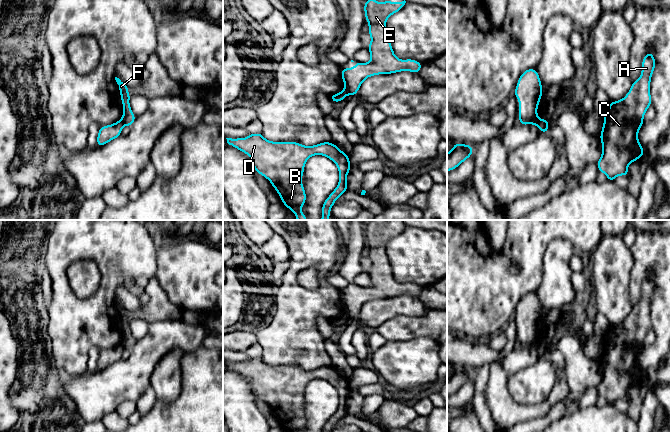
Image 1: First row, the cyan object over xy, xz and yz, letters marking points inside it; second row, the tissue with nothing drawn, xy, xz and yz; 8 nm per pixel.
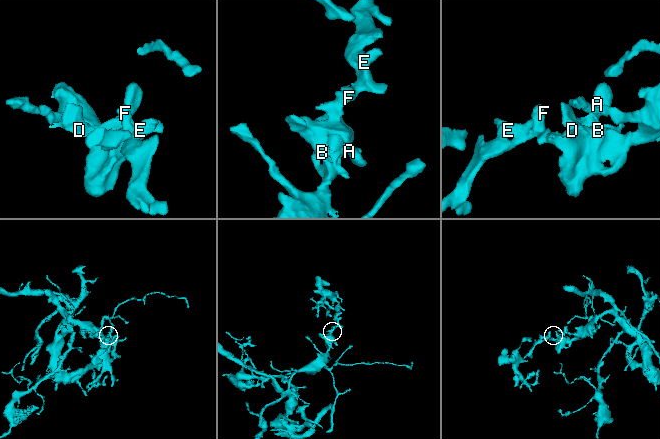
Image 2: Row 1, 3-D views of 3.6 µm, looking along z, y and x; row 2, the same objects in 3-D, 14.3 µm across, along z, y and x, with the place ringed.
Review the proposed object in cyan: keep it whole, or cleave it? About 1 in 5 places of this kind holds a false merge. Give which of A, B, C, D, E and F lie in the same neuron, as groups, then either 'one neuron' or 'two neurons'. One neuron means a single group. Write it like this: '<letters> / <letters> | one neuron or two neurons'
A B C D / E F | two neurons

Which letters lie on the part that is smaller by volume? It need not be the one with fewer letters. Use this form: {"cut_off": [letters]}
{"cut_off": ["E", "F"]}

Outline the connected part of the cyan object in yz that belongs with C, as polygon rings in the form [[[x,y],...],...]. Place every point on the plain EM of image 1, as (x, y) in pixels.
[[[648,276],[643,282],[639,303],[632,306],[631,313],[623,323],[610,326],[608,335],[604,337],[599,360],[602,380],[597,390],[608,405],[613,406],[618,399],[627,401],[628,389],[643,381],[644,371],[638,365],[638,355],[644,348],[646,334],[652,328],[650,306],[655,288],[652,276]]]

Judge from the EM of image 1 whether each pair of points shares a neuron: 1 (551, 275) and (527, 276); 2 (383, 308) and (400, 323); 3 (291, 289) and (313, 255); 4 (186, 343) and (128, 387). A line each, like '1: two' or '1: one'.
1: two
2: two
3: one
4: one

